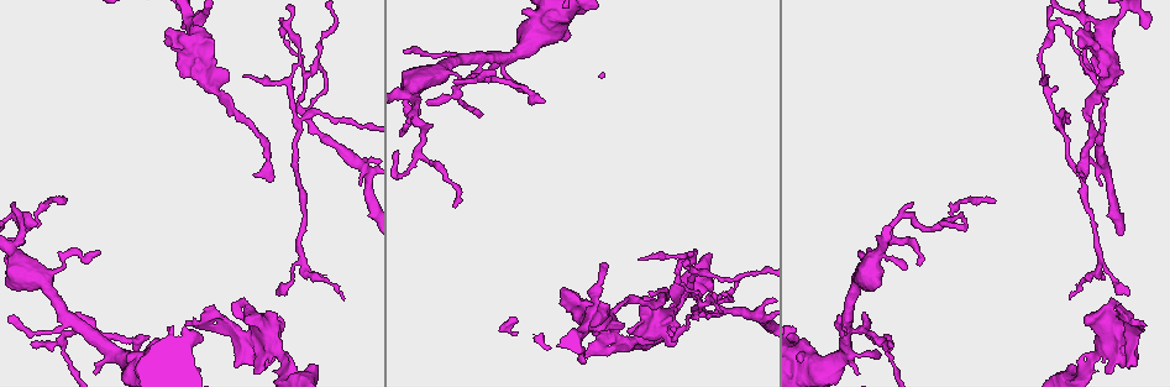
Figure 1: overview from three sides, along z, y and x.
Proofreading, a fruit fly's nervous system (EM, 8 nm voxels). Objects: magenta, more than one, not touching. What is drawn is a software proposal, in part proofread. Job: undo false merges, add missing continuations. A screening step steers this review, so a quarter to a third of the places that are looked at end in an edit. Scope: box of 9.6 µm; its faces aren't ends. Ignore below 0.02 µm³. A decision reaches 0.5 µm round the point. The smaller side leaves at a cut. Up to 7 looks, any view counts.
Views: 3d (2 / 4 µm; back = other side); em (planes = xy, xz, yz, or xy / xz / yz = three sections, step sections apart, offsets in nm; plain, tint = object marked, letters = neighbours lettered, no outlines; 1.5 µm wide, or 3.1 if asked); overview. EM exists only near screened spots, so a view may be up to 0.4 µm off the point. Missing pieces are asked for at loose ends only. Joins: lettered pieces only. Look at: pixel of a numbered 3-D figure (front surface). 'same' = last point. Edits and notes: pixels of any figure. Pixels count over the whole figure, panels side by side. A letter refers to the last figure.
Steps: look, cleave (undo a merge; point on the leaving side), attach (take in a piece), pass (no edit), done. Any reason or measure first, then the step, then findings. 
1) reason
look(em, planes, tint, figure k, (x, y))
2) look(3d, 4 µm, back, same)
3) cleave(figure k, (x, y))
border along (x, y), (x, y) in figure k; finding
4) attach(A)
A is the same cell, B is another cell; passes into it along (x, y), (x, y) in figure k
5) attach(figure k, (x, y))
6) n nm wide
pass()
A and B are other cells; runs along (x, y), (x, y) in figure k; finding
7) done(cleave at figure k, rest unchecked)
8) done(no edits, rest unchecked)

four or more arms meet
look(3d, 4 µm, figure 1, (269, 347))

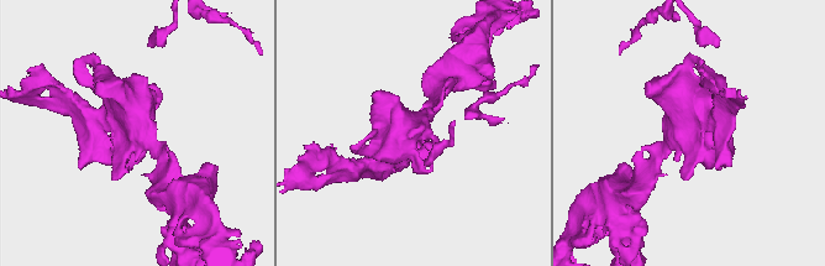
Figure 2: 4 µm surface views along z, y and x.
need the tissue
look(em, planes, tint, figure 2, (136, 129))

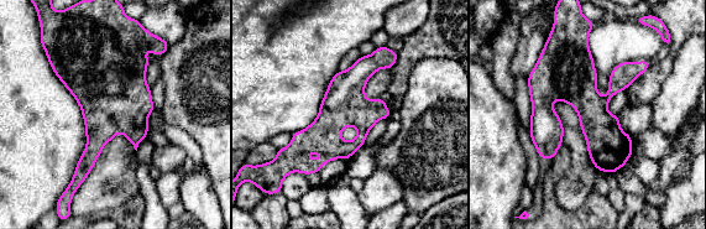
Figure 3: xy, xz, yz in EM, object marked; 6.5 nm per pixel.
look(em, planes, letters, same)

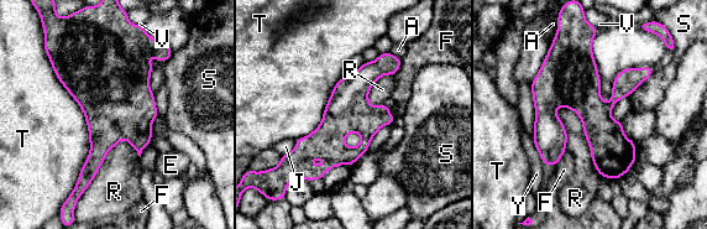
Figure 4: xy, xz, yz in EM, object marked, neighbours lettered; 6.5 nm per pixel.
T touches over 850 nm
pass()
A, E, F, J, R, S, T, V and Y are other cells; runs along (397, 61), (291, 156) in figure 4; one neuron here

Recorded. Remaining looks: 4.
sudden change in width
look(em, yz, step 4, plain, figure 1, (479, 59))

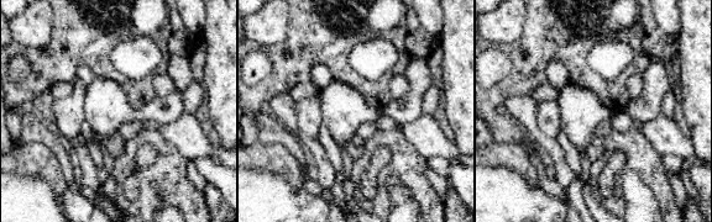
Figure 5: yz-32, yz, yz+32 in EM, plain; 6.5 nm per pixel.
see the neighbours
look(em, yz, step 4, letters, same)

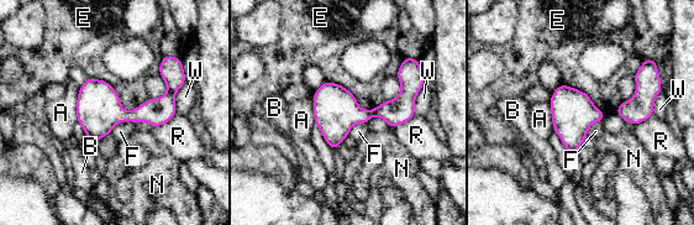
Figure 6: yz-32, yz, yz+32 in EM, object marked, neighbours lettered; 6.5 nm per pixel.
280 nm wide
pass()
A, B, E, F, N, R and W are other cells; border along (133, 121), (119, 121), (109, 134) in figure 6; one neuron here

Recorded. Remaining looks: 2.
done(no edits, rest unchecked)

